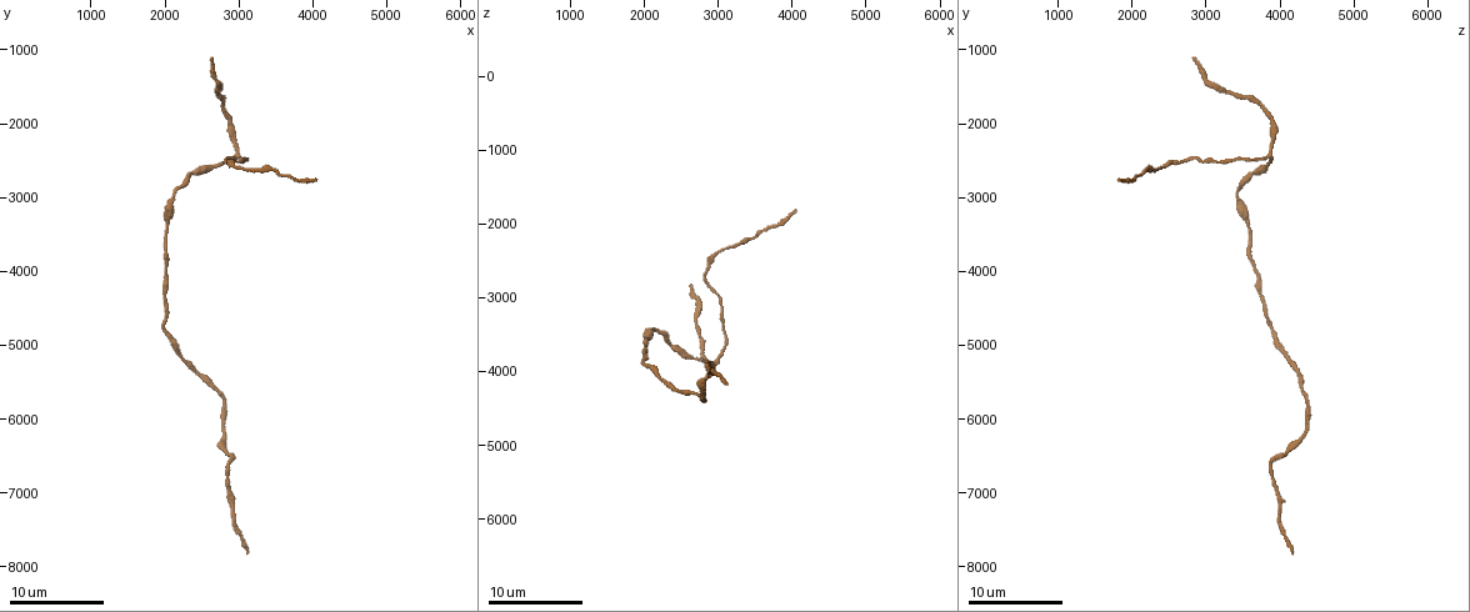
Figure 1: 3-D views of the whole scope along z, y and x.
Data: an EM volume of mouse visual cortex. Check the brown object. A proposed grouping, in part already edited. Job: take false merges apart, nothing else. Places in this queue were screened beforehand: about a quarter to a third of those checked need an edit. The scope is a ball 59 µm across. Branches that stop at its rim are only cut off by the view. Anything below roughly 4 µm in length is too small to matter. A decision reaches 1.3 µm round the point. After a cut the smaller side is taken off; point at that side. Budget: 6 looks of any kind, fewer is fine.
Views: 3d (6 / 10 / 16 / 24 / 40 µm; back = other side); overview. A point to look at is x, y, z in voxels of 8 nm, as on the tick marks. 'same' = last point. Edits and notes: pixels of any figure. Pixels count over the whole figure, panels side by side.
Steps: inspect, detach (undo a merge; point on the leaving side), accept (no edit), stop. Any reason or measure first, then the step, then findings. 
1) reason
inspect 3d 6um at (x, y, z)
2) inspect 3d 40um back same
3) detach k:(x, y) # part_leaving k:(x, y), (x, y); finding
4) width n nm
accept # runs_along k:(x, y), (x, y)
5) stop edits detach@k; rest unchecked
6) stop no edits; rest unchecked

a narrow waist
inspect 3d 6um at (2100, 2950, 3450)

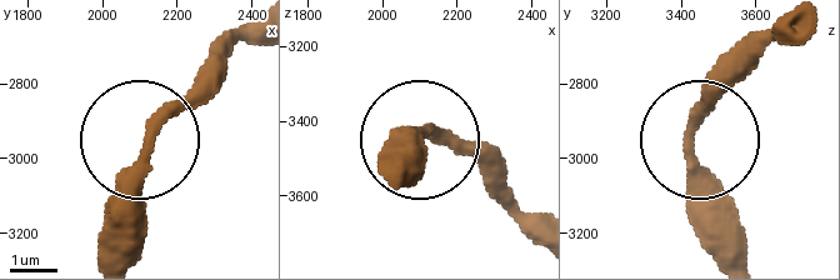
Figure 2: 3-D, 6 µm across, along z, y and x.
width 290 nm
accept # runs_along 2:(746, 255), (730, 195), (686, 135), (766, 44); continuous, no second neuron

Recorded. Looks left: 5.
a fork
inspect 3d 10um at (3000, 2400, 3900)

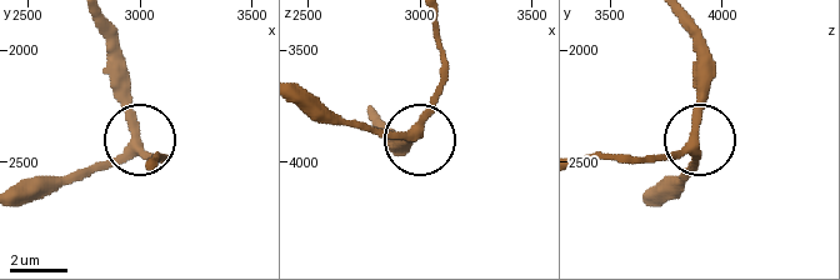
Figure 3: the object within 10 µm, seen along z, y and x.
side_arm 16 um
accept # runs_along 3:(644, 200), (691, 168), (699, 55); all the same neuron

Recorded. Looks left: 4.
thin neck
inspect 3d 6um at (3100, 2500, 3150)

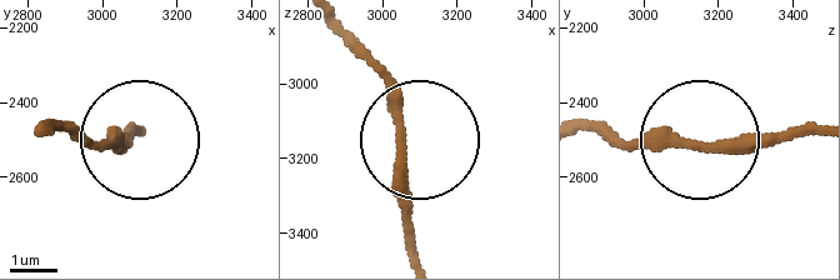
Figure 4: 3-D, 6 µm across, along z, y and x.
accept # runs_along 4:(810, 136), (715, 149), (588, 129); all the same neuron

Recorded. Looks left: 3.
stop no edits; rest unchecked

